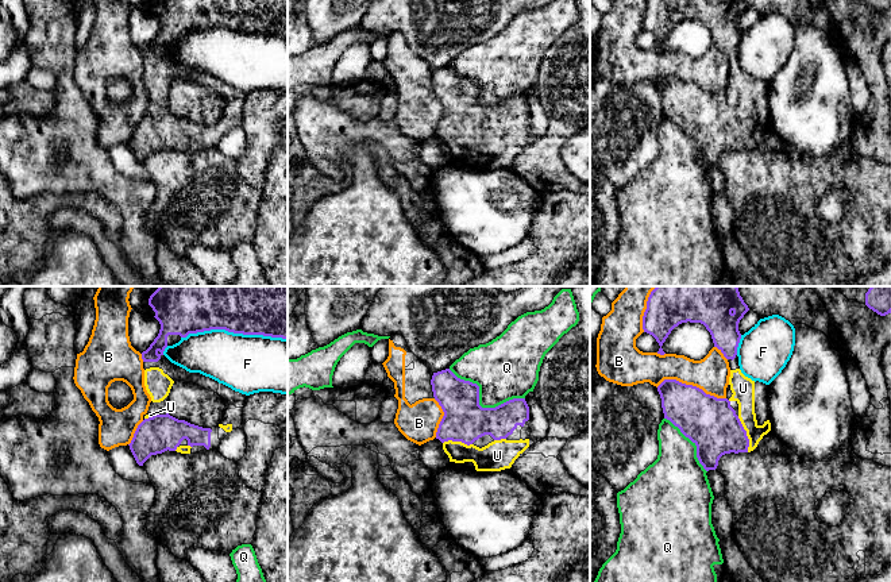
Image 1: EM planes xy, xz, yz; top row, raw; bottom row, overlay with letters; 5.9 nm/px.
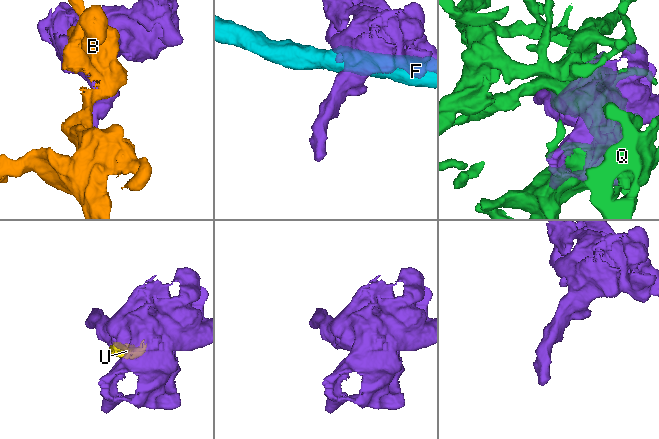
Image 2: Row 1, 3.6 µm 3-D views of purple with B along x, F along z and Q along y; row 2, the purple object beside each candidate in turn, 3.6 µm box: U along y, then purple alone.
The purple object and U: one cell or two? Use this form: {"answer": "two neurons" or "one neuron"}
{"answer": "one neuron"}

